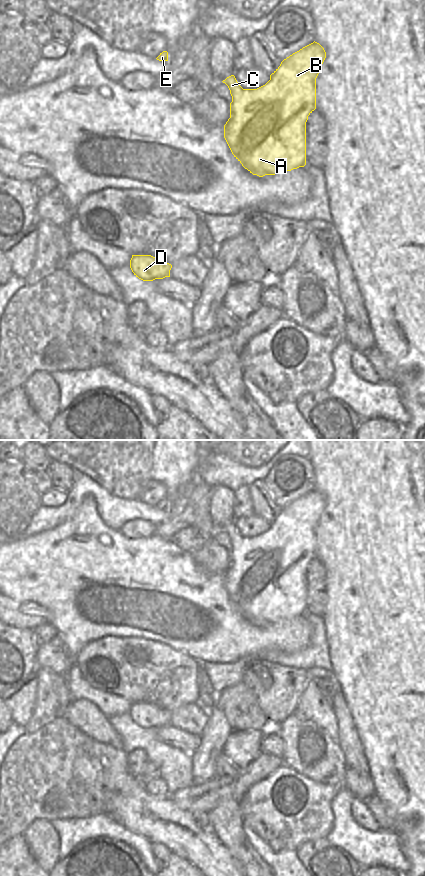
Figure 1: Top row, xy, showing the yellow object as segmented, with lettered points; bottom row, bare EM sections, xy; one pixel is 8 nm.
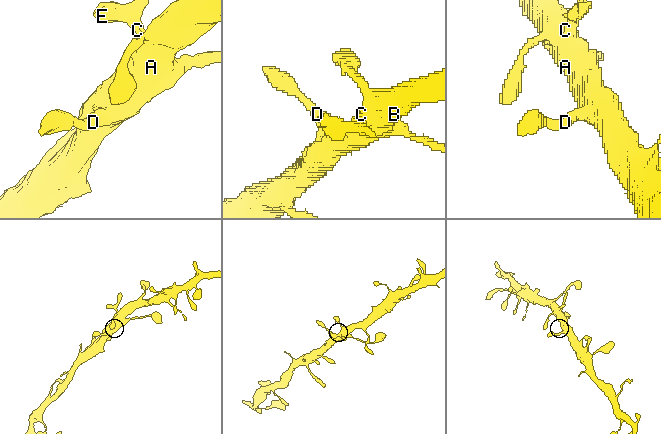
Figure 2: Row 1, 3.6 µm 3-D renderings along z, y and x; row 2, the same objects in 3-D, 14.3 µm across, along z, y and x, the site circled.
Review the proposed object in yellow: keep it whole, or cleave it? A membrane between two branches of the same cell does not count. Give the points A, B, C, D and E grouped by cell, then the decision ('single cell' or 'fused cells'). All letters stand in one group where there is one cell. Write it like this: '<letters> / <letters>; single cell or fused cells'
A B C D E; single cell

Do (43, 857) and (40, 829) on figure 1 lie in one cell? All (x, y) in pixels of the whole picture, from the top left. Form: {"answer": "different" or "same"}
{"answer": "same"}

